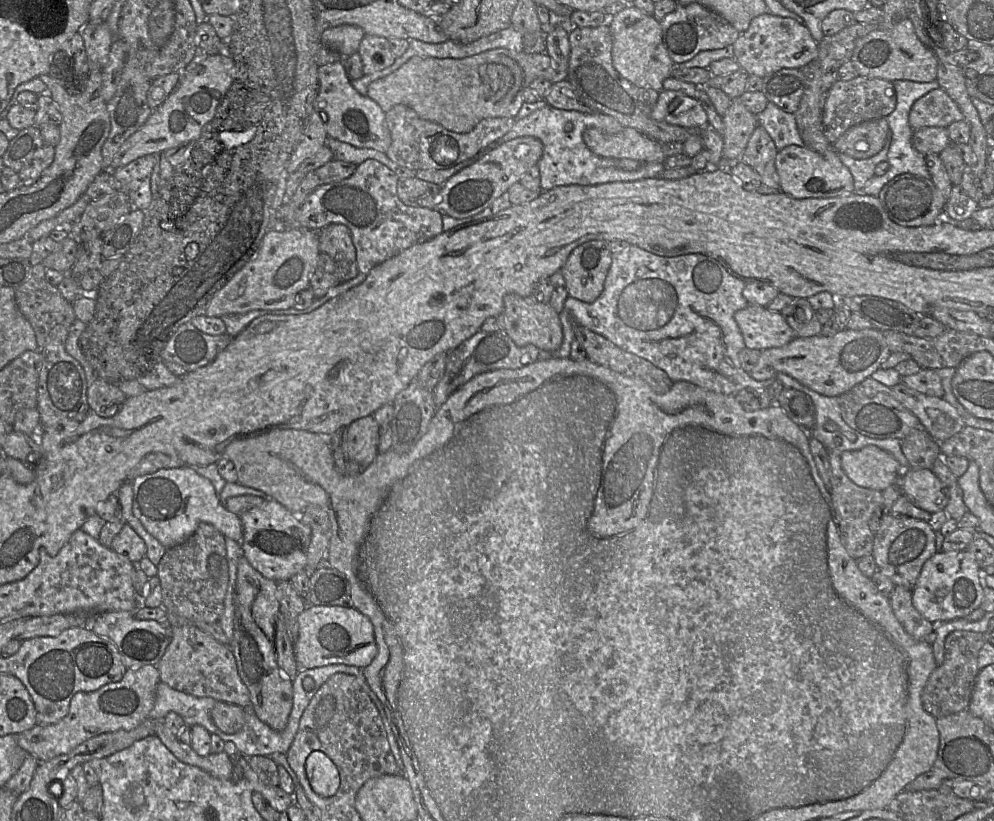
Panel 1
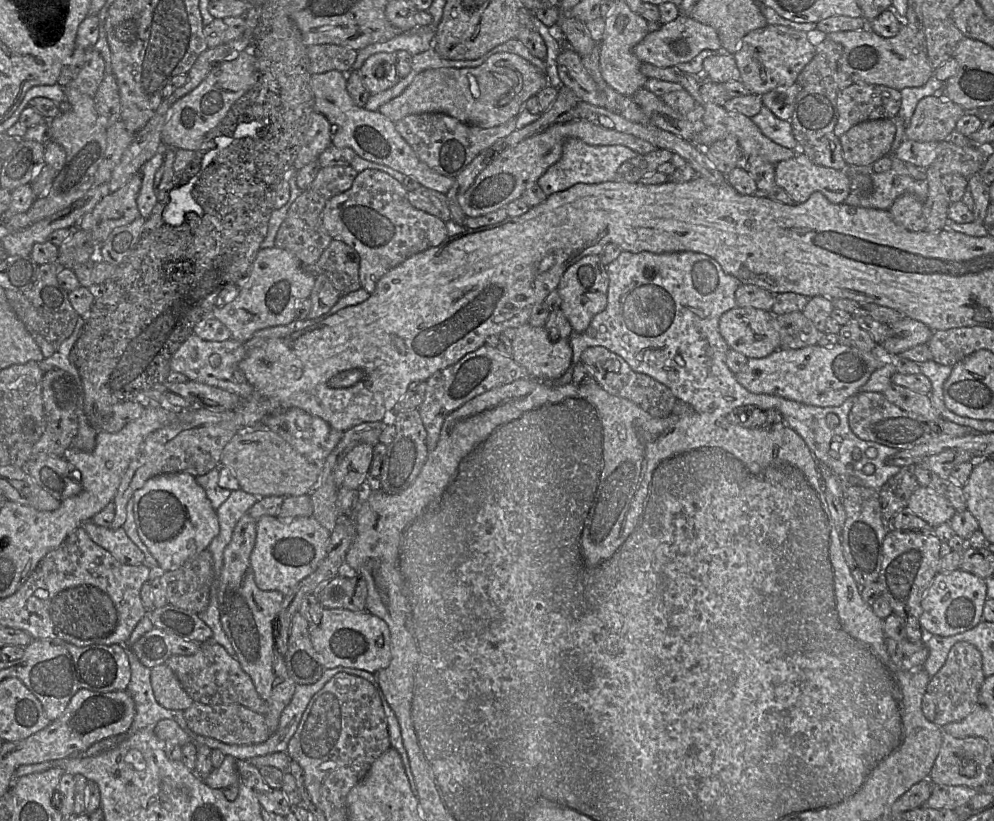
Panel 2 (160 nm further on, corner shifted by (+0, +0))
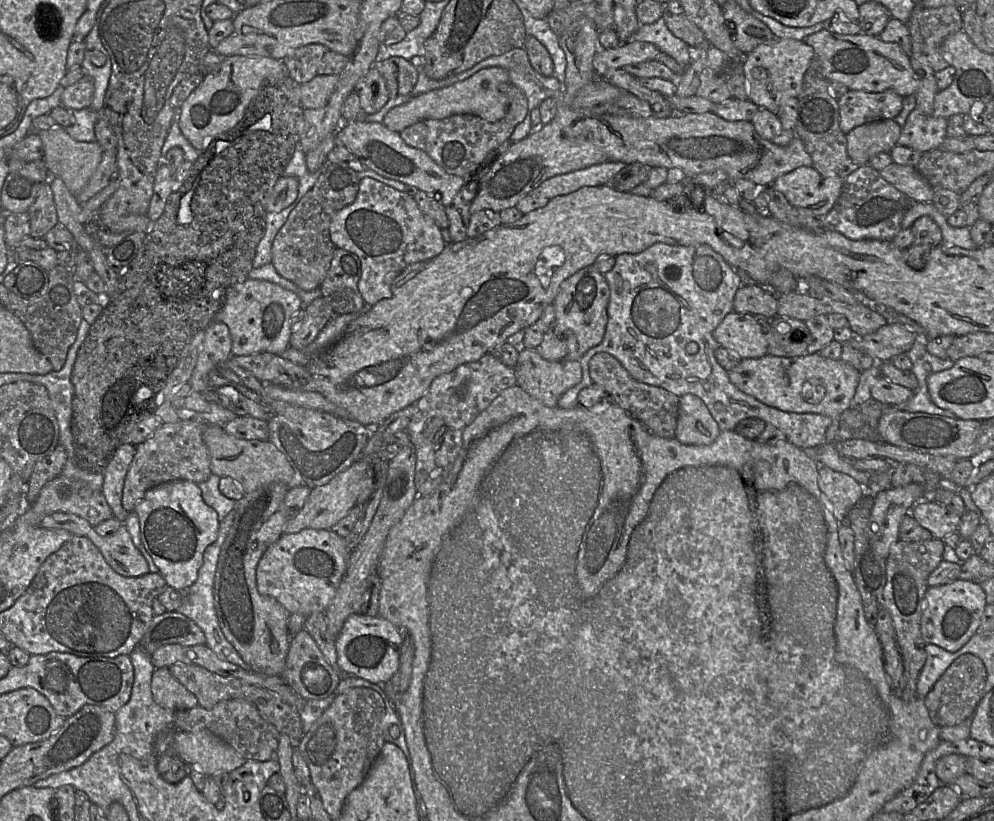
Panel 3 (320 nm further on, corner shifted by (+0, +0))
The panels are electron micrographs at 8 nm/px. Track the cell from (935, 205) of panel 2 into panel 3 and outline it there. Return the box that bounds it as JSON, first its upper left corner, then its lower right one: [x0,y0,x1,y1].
[906,216,942,270]

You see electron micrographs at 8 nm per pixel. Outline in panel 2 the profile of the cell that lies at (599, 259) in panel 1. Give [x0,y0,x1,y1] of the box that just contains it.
[557,255,608,332]

